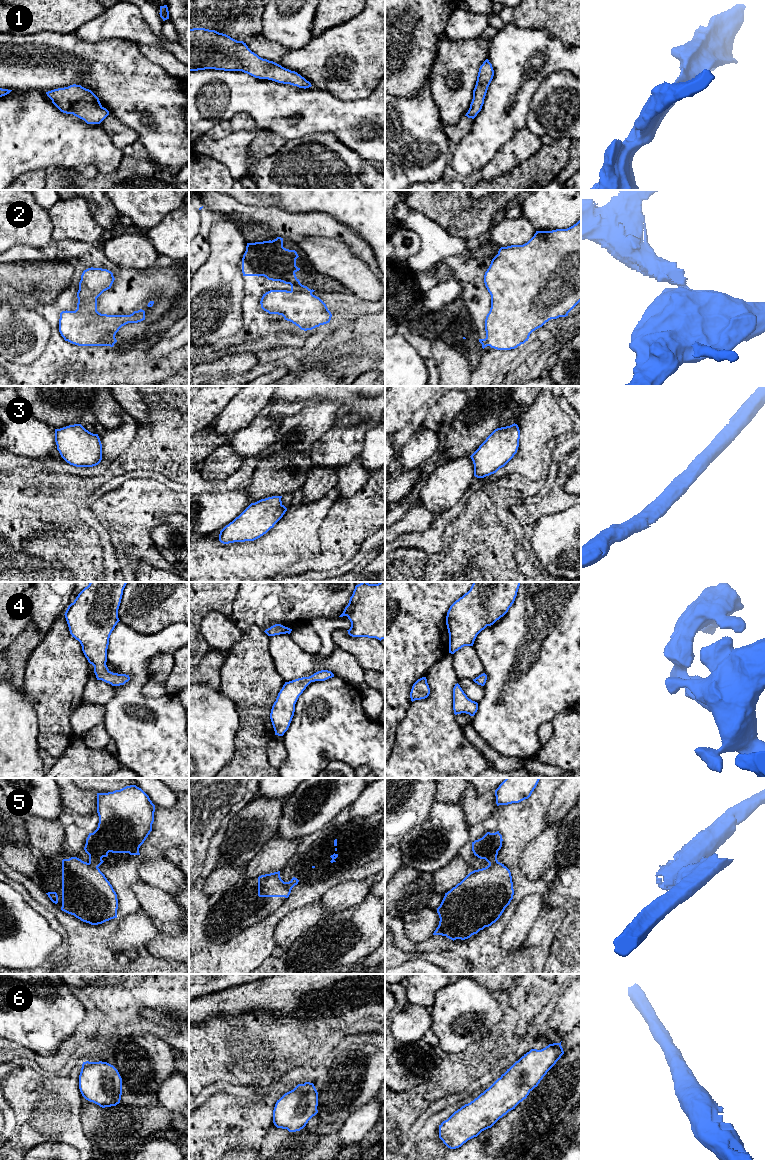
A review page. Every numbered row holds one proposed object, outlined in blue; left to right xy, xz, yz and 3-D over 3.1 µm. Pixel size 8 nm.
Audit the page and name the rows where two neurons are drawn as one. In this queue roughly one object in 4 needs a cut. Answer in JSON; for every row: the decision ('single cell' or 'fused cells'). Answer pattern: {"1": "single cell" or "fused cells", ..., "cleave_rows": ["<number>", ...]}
{"1": "single cell", "2": "fused cells", "3": "single cell", "4": "single cell", "5": "fused cells", "6": "single cell", "cleave_rows": ["2", "5"]}

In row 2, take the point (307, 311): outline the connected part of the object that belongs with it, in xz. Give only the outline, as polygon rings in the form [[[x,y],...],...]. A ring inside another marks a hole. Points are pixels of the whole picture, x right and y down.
[[[270,290],[263,294],[260,304],[264,311],[282,315],[304,331],[327,324],[332,317],[326,304],[312,293]]]

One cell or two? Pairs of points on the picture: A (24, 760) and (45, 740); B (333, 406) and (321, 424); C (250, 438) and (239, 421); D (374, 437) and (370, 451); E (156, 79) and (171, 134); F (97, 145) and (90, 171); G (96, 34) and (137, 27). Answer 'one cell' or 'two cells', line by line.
A: two cells
B: one cell
C: two cells
D: one cell
E: one cell
F: two cells
G: one cell

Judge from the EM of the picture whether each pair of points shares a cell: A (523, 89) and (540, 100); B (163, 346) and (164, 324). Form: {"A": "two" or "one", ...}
{"A": "two", "B": "two"}

